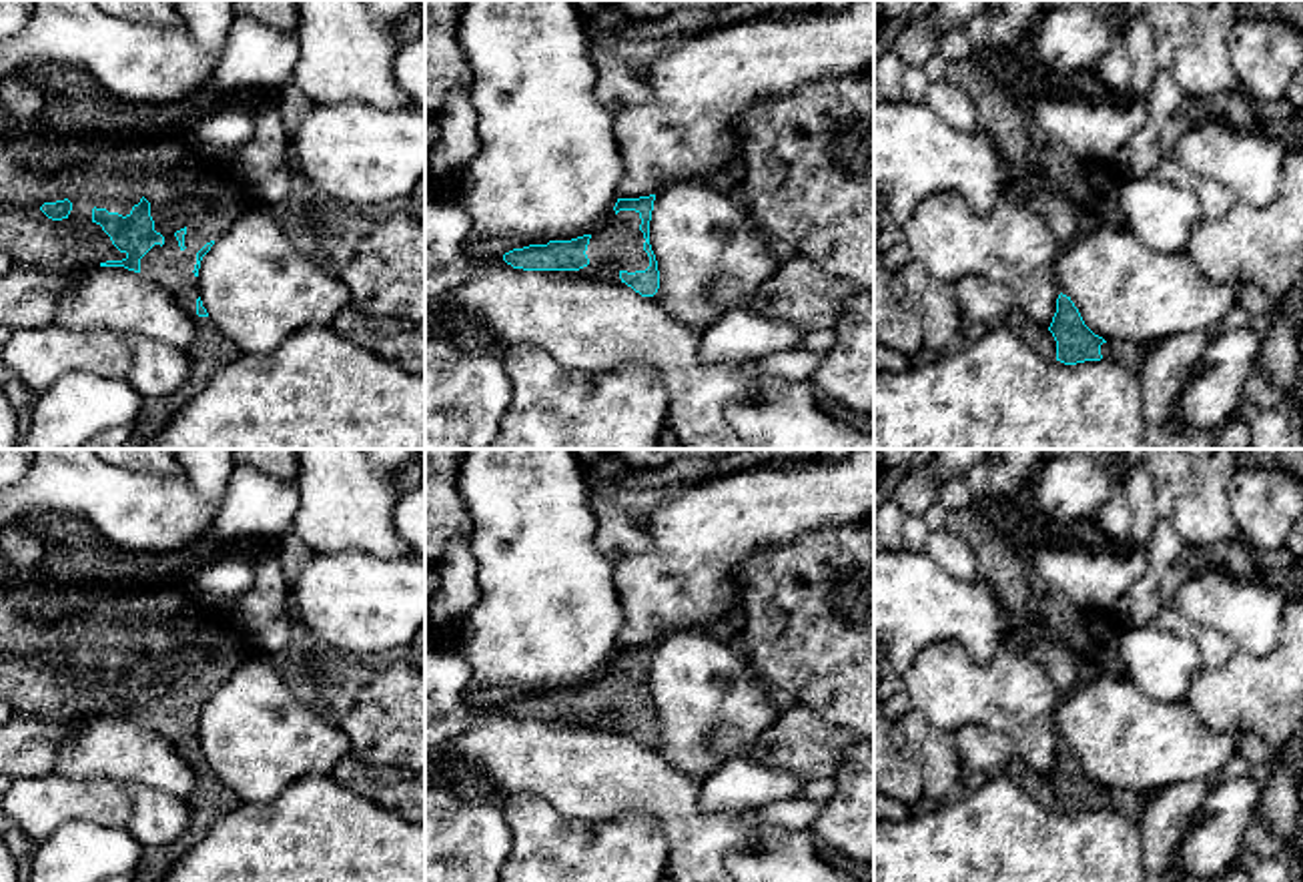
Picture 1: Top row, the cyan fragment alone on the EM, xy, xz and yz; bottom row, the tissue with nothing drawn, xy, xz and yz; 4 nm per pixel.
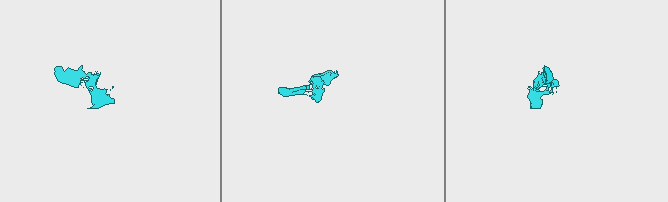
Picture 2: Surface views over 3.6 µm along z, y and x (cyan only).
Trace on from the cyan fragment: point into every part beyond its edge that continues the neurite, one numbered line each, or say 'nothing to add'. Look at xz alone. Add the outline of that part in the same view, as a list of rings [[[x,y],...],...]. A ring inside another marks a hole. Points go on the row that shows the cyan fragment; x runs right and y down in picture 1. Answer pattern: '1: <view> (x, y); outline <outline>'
1: xz (620, 243); outline [[[619,210],[599,231],[595,231],[587,245],[589,265],[615,267],[617,271],[645,271],[649,257],[643,251],[641,218],[635,210]]]

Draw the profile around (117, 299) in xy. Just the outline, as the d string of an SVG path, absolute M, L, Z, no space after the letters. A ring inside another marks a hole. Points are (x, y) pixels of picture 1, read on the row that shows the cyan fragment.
M72 267L68 271L50 271L50 273L66 273L70 283L60 291L60 303L56 313L56 325L72 329L72 331L88 331L88 329L106 329L120 335L140 335L152 337L170 347L188 351L194 343L194 323L188 313L178 305L178 301L162 289L158 283L142 277L140 273L128 271L124 267Z

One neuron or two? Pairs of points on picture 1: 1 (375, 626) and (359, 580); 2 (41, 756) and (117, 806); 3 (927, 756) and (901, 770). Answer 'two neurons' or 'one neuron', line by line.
1: one neuron
2: two neurons
3: two neurons

